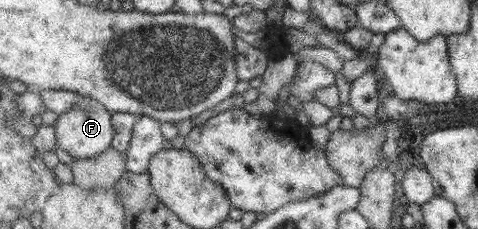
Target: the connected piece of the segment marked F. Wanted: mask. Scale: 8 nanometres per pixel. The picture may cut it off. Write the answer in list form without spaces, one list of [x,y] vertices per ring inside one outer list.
[[[80,97],[70,110],[57,117],[54,122],[59,148],[75,159],[94,158],[105,152],[113,144],[115,126],[113,113],[94,97]]]

